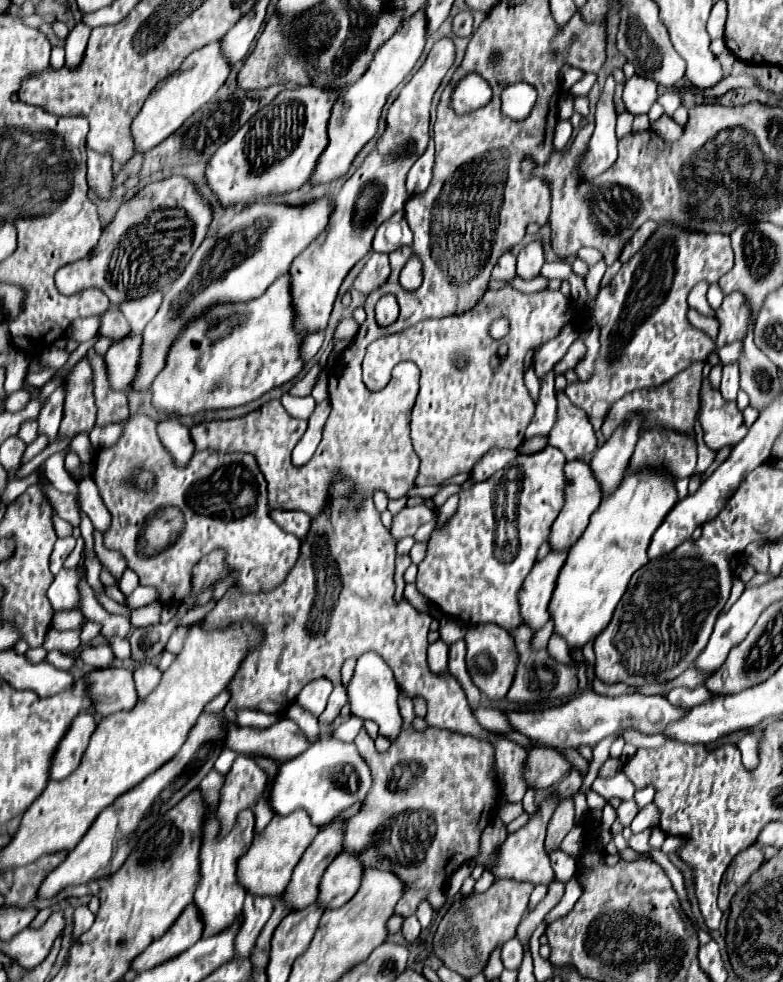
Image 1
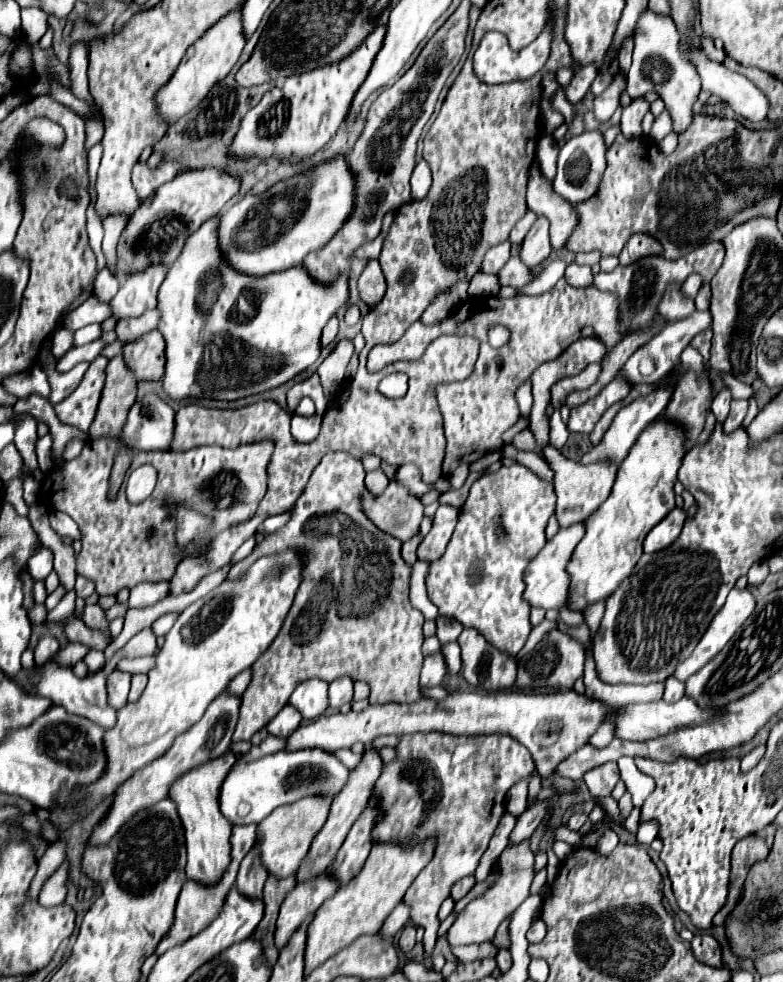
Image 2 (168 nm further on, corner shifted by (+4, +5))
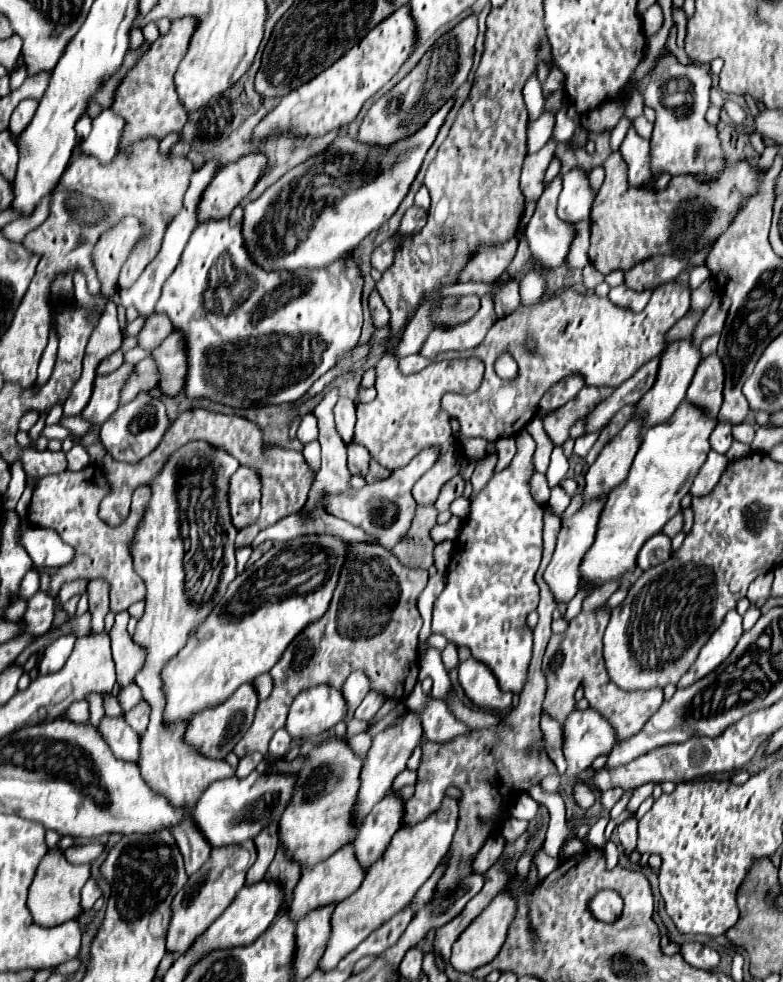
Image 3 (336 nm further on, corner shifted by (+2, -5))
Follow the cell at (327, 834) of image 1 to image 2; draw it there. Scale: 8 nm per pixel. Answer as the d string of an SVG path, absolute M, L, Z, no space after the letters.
M367 750L363 762L351 772L347 786L333 798L331 810L329 810L329 816L327 816L327 822L325 822L323 828L317 832L315 840L311 842L311 848L309 848L307 856L303 858L303 864L299 866L299 870L297 870L297 874L295 874L297 884L303 884L303 882L313 880L315 876L323 874L323 872L329 868L329 864L335 860L335 854L337 854L337 850L341 848L341 844L343 844L343 840L345 840L349 828L353 826L353 822L357 820L357 816L365 810L365 804L367 804L367 800L369 800L369 796L371 796L373 784L375 784L375 780L377 780L379 774L381 774L381 766L383 766L383 760L381 760L379 752L377 752L377 750Z

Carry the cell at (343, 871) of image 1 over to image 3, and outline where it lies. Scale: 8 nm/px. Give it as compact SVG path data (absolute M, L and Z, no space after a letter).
M389 792L365 816L365 820L359 826L359 836L353 842L361 866L369 868L375 860L381 858L393 834L403 826L403 814L405 814L405 802L395 792Z

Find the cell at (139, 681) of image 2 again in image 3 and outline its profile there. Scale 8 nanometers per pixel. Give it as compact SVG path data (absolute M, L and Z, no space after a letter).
M143 700L143 702L139 702L131 712L127 712L125 714L125 722L129 722L129 726L133 728L133 730L137 730L137 734L141 736L141 734L145 734L145 730L147 730L147 724L149 724L149 704Z

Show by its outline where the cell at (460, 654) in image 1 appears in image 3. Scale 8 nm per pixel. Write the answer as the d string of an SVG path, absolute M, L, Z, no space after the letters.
M447 642L445 650L443 650L443 664L447 670L455 668L459 664L459 656L457 656L457 644L455 642Z

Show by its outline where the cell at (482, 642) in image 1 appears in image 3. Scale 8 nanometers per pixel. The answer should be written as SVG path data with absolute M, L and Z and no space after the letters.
M469 658L459 664L459 684L465 690L467 698L489 710L509 710L513 696L509 692L501 692L497 686L497 680L485 668L485 664L477 662L475 658Z

